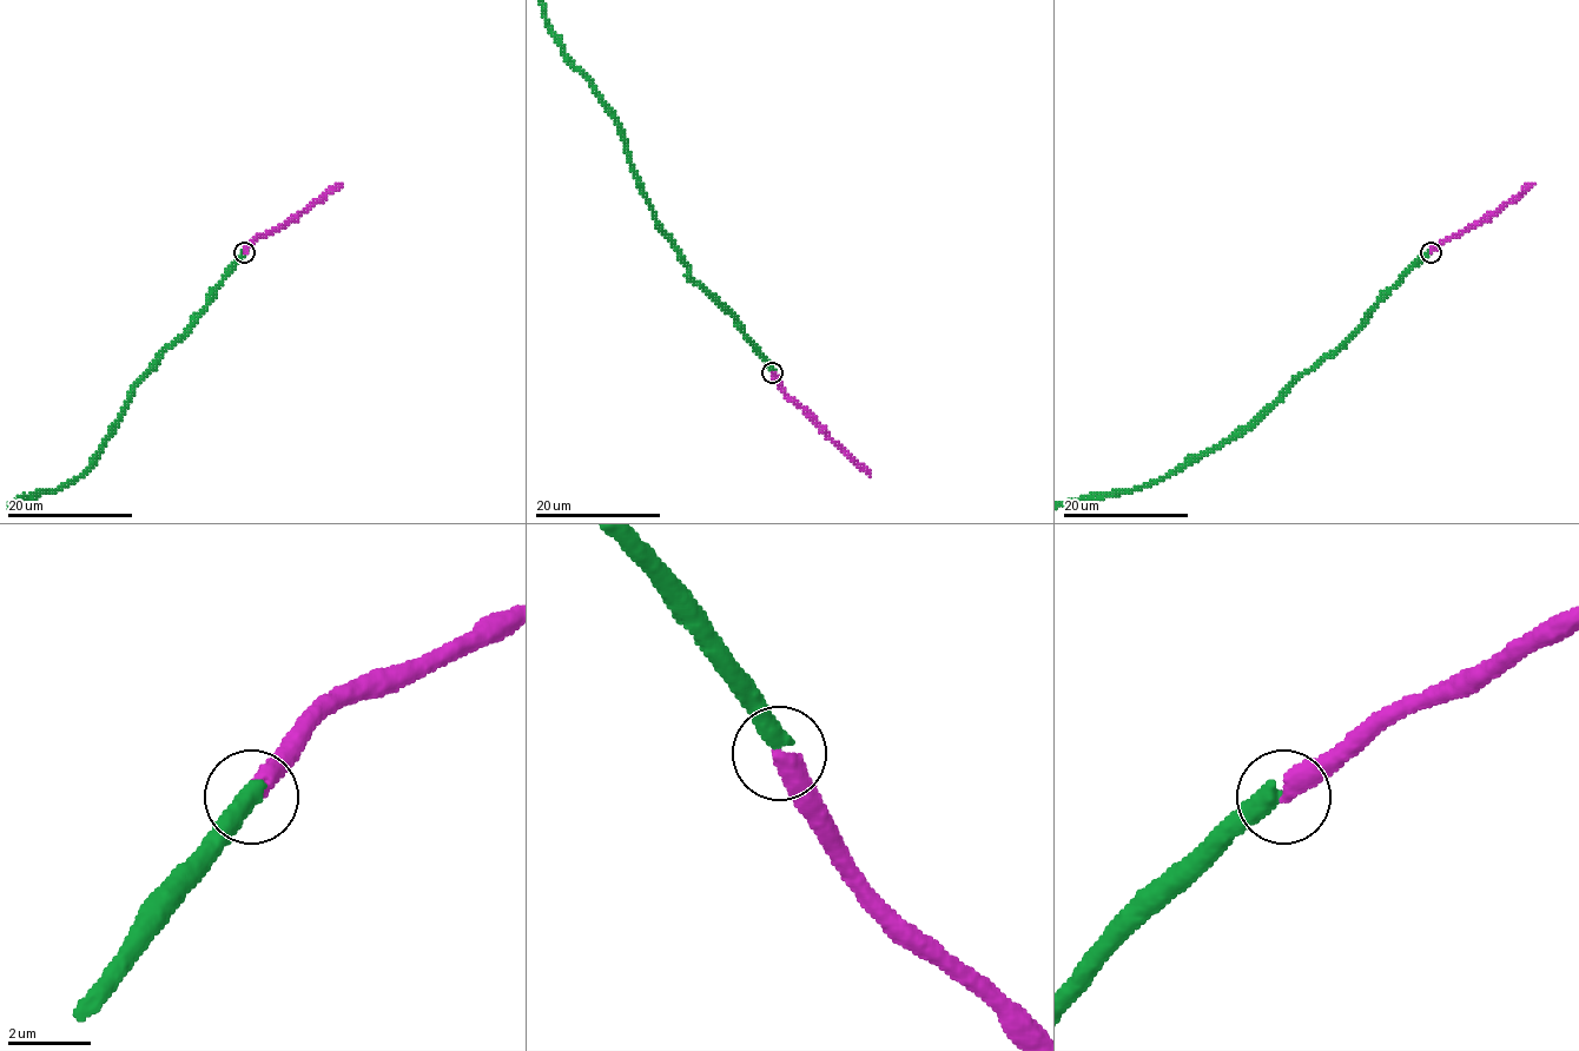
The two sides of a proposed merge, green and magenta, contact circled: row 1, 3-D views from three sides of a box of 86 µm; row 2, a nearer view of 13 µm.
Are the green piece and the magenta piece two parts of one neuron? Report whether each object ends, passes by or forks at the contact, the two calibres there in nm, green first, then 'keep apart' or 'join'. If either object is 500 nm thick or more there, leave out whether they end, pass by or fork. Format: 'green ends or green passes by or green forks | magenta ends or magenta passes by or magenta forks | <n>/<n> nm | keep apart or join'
green ends | magenta ends | 480/480 nm | join

